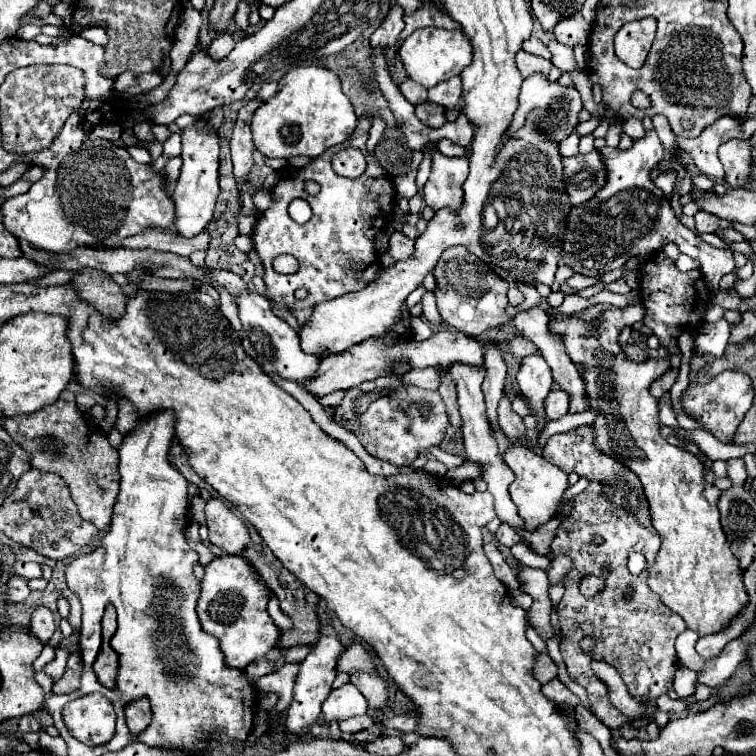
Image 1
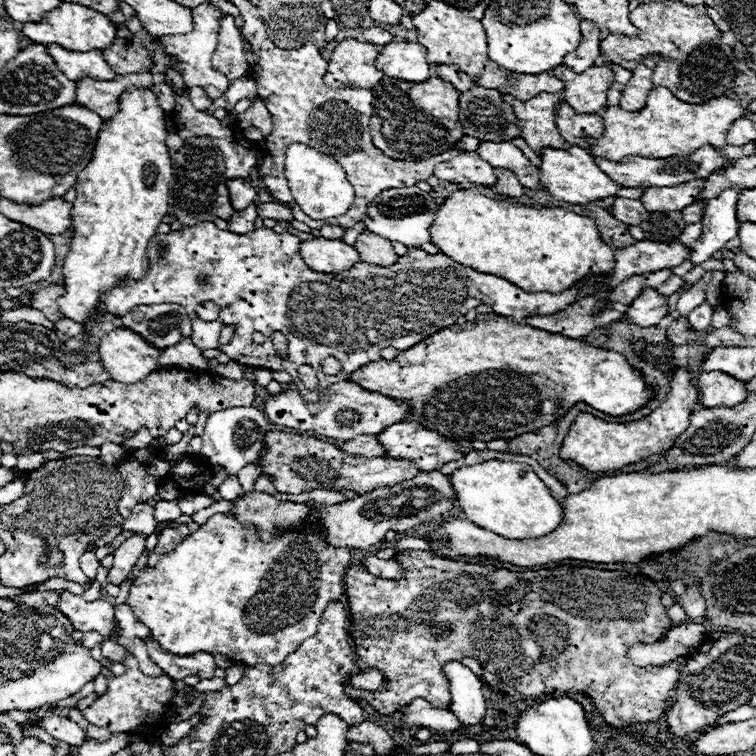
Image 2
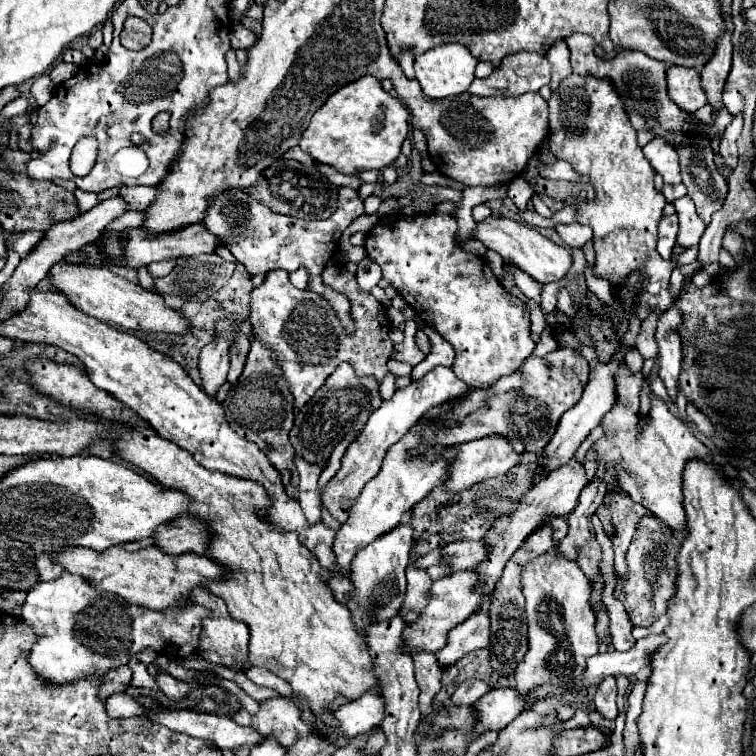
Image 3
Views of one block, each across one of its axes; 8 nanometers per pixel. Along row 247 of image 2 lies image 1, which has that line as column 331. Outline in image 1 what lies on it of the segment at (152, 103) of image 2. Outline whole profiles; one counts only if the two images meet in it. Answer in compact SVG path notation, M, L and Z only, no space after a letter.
M294 66L278 82L278 92L252 118L256 148L268 158L318 158L328 148L346 142L356 130L358 116L340 88L338 76L322 66Z

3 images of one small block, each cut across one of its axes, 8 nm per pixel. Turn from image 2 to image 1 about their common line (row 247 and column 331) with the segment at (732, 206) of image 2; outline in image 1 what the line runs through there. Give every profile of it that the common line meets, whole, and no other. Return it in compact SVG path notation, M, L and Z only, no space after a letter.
M344 684L342 688L336 688L330 692L326 702L322 704L322 722L342 722L358 714L366 714L368 702L360 694L360 690L354 684Z

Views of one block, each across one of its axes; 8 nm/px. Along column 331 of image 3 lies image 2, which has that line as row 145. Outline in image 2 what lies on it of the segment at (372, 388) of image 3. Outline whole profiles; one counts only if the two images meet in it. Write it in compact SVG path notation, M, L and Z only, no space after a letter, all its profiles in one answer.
M438 76L422 84L406 84L404 80L380 80L374 92L374 116L370 120L370 132L374 146L396 160L426 160L430 156L448 152L464 136L464 128L458 122L458 96L460 92Z

